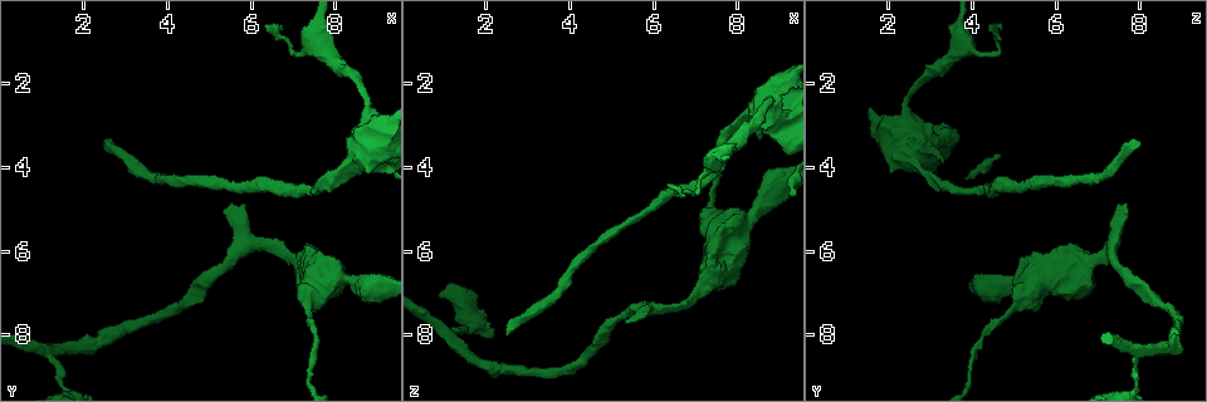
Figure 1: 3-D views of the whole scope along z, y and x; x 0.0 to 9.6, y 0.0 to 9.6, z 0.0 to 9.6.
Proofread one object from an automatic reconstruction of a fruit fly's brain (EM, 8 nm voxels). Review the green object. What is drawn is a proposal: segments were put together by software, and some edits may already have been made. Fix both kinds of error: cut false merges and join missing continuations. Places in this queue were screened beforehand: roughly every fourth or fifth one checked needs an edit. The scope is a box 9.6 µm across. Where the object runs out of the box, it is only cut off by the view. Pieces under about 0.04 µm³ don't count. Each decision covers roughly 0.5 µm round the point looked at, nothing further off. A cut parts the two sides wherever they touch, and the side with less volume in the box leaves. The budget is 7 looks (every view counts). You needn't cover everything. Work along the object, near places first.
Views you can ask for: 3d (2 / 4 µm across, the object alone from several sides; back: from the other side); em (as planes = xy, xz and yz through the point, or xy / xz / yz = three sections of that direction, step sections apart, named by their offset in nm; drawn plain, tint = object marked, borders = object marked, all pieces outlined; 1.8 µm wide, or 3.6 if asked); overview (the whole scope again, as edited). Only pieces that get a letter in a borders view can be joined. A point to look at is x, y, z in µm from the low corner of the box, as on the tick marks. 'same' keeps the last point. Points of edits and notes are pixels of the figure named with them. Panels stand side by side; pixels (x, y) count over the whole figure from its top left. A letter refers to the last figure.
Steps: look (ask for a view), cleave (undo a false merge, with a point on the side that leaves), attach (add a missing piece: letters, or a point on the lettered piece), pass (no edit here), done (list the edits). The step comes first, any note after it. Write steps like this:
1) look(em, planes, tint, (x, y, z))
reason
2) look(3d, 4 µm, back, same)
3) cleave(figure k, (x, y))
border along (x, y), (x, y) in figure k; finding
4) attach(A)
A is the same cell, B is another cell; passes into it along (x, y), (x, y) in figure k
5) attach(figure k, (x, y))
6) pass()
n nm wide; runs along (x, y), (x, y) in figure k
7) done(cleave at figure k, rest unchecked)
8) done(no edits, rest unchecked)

look(em, planes, borders, (2.45, 3.45, 8.05))
end of a long branch

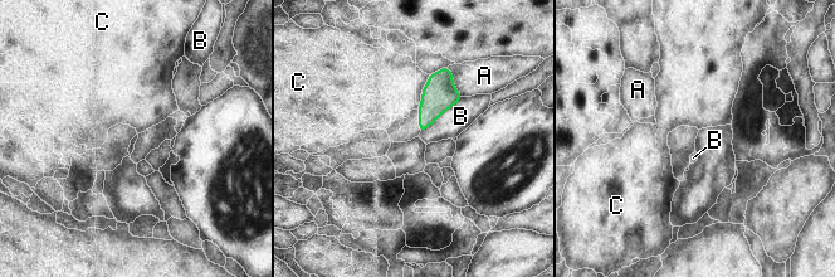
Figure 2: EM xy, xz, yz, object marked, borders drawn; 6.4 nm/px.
pass()
B touches over 360 nm; A, B and C are other cells; border along (463, 97), (420, 132) in figure 2; no lettered piece goes on from it

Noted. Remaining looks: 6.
look(em, 3.6 µm, planes, borders, (5.50, 4.85, 7.60))
an open end

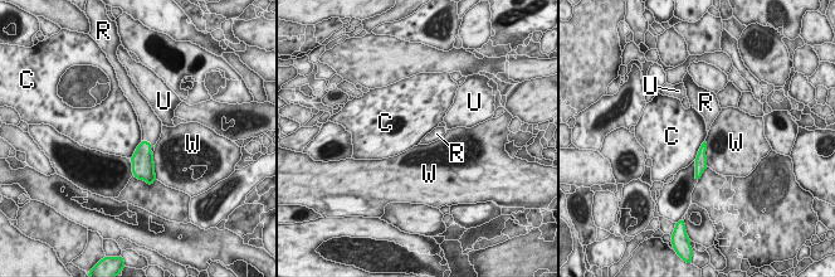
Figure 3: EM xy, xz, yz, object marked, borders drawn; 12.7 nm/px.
attach(R)
R is the same cell, C, U and W are other cells; passes into it along (142, 161), (150, 145), (151, 126) in figure 3; the neuron continues

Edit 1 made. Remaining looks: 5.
done(attach at figure 3, rest unchecked)

